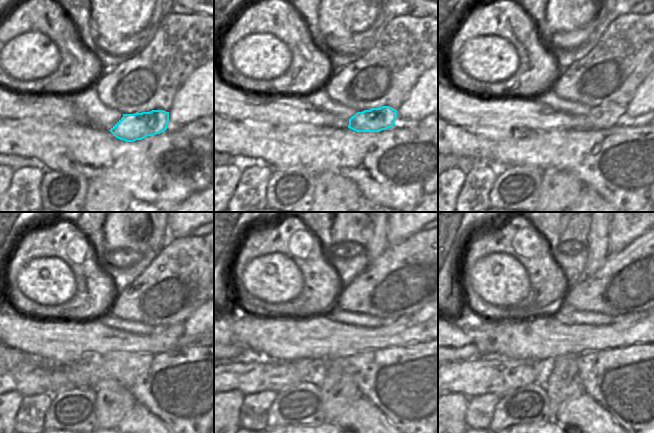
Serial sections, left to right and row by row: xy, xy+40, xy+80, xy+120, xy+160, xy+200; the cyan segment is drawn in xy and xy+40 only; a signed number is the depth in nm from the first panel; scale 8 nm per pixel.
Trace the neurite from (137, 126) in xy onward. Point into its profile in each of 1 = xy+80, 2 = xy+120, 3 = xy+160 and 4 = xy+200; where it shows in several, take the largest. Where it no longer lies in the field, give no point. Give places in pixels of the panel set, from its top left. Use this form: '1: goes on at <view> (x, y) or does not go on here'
1: goes on at xy+80 (606, 116)
2: goes on at xy+120 (171, 332)
3: goes on at xy+160 (402, 322)
4: goes on at xy+200 (629, 319)

